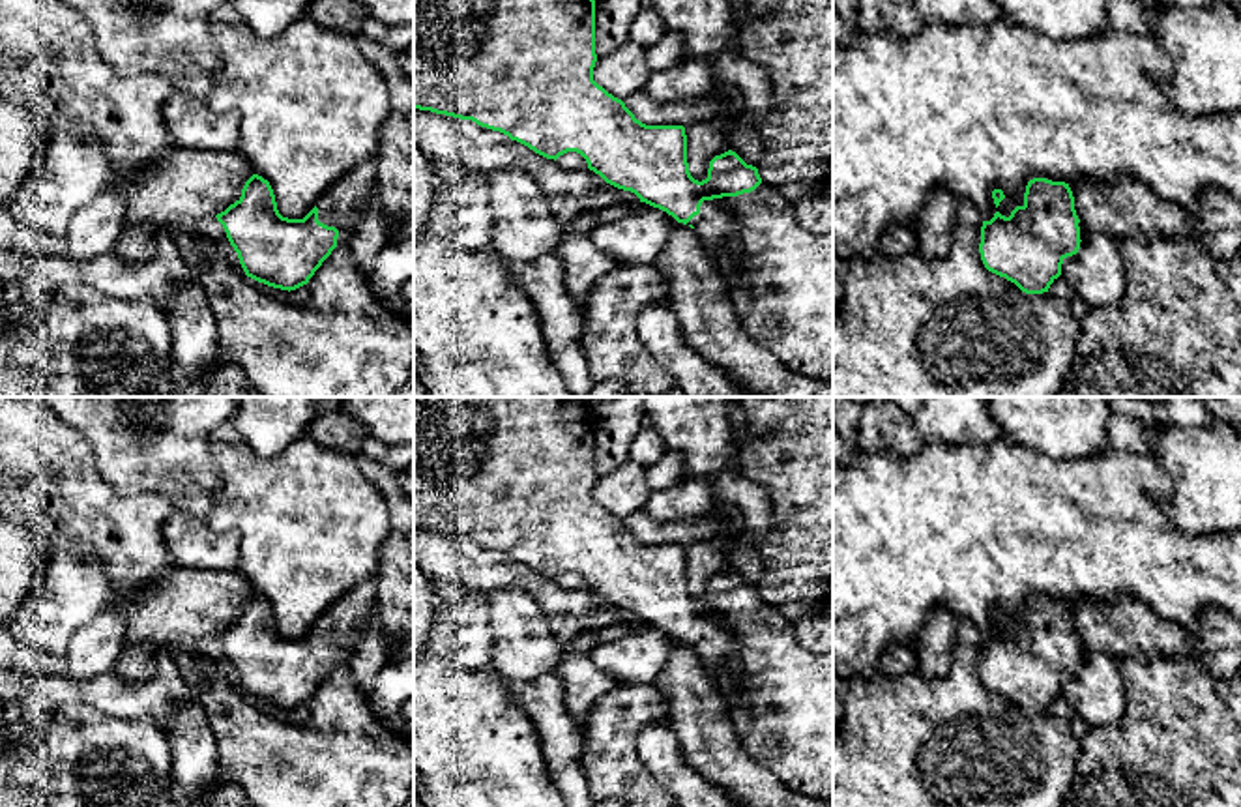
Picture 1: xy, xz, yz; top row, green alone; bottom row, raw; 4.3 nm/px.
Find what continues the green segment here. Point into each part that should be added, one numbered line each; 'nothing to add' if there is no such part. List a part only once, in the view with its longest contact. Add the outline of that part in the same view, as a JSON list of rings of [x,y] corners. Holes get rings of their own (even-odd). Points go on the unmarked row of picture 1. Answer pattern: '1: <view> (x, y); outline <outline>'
1: xz (781, 706); outline [[[764,601],[751,612],[704,620],[687,644],[726,695],[741,747],[792,792],[833,800],[833,650],[807,652],[794,624]],[[728,657],[741,665],[737,678],[726,670]]]

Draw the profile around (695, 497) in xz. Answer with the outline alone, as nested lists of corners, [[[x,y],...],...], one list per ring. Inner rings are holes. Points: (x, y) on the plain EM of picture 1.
[[[691,476],[681,483],[653,491],[644,504],[644,511],[661,522],[679,522],[685,519],[708,517],[713,513],[715,491],[706,476]]]

